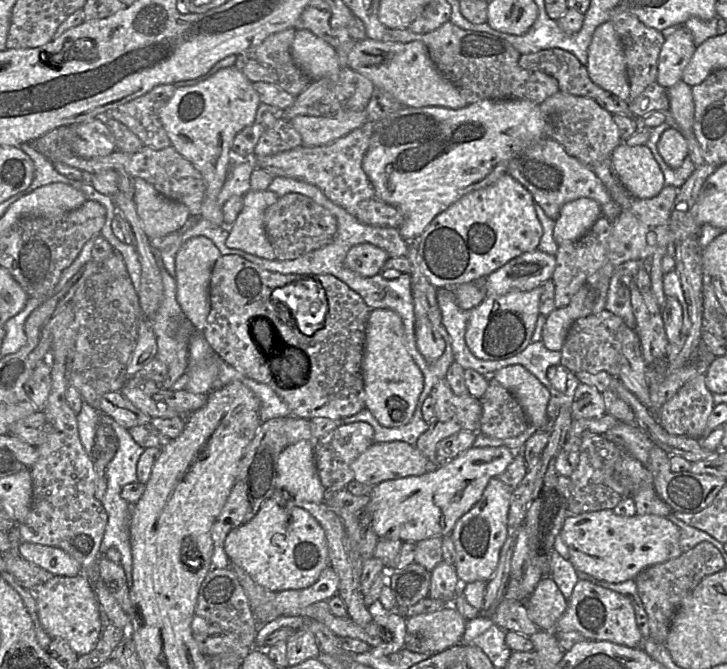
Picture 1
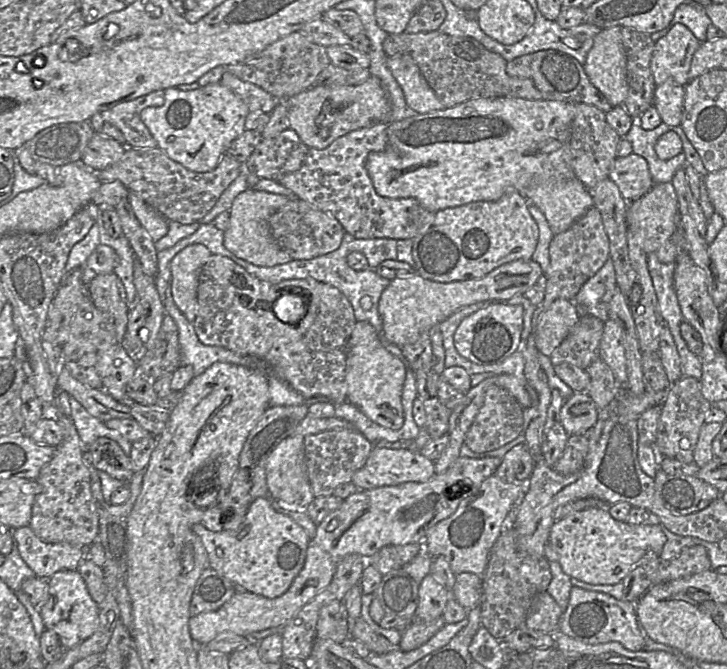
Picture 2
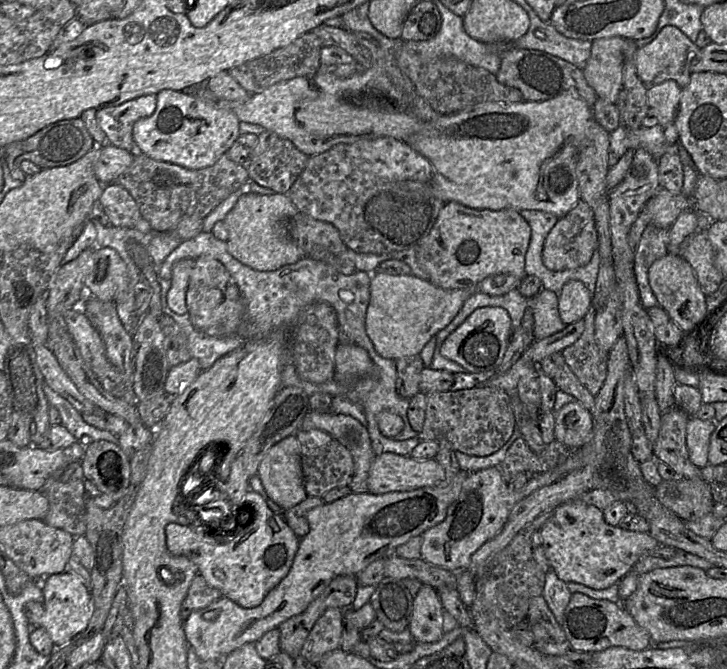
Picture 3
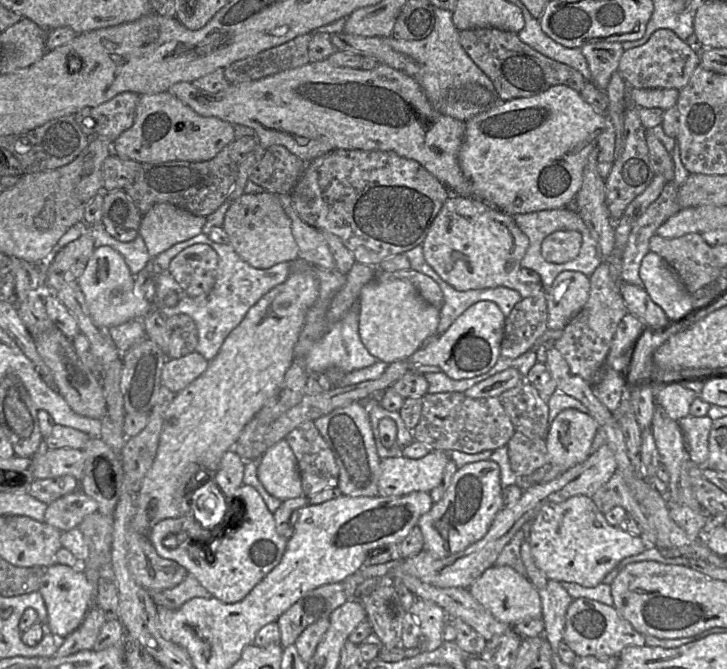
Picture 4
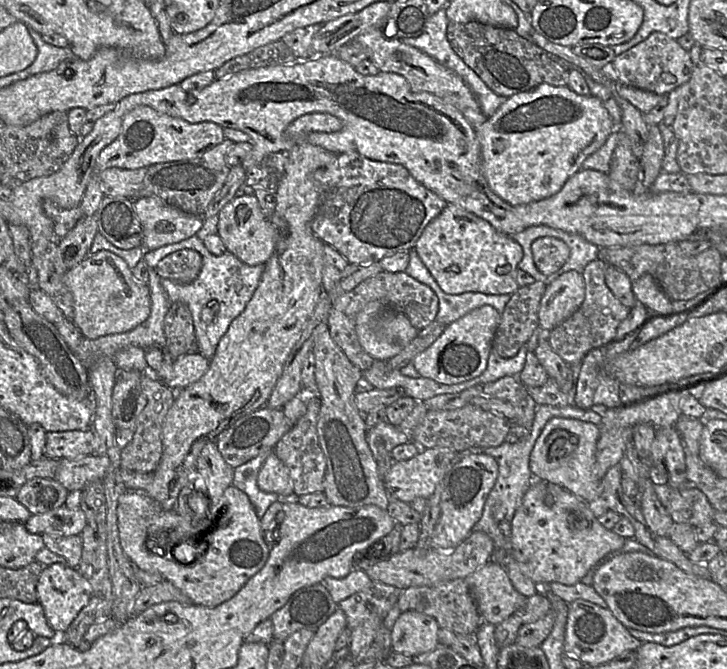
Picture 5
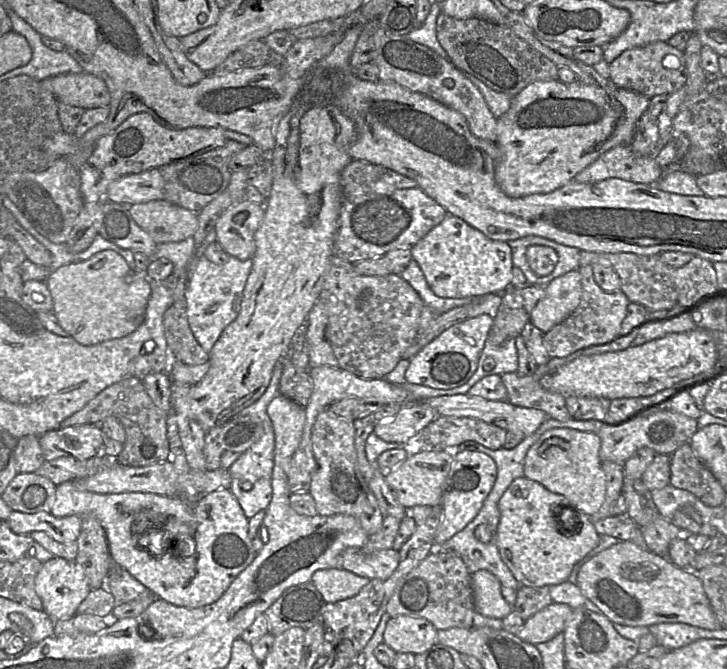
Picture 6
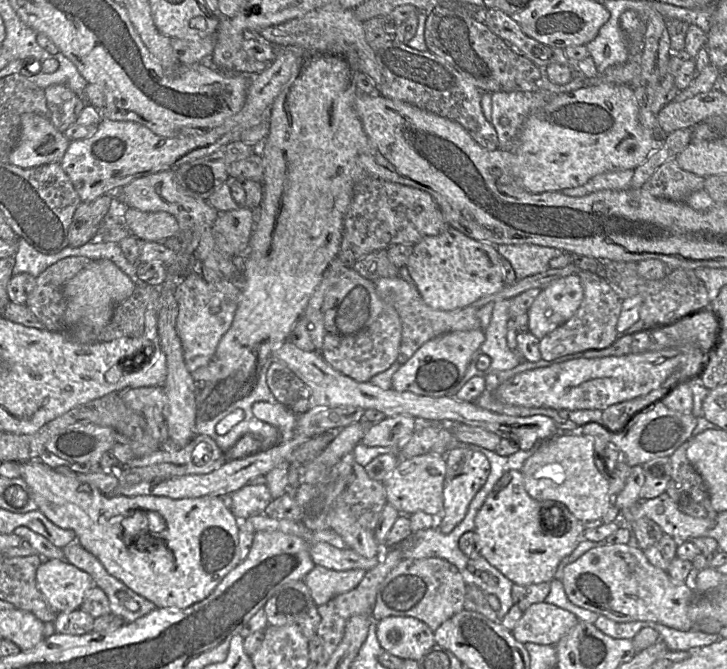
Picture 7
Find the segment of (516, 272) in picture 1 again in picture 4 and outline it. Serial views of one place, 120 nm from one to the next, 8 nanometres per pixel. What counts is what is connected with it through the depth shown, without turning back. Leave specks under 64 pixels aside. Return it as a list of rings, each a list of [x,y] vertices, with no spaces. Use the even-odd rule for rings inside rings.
[[[373,279],[366,283],[358,297],[359,336],[379,361],[388,364],[408,359],[421,348],[422,341],[437,333],[440,309],[425,301],[412,283],[404,279]]]

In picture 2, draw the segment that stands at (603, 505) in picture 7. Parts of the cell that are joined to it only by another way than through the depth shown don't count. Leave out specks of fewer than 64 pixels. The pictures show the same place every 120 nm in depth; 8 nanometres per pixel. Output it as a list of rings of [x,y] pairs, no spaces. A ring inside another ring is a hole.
[[[574,392],[562,406],[560,424],[569,435],[583,435],[598,421],[599,410],[588,393]]]

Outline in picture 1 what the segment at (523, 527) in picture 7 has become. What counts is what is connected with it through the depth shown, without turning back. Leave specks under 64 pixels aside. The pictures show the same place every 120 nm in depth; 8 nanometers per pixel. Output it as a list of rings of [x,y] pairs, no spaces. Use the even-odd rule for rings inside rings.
[[[601,510],[568,516],[561,529],[560,537],[568,548],[569,561],[576,571],[610,583],[635,579],[648,567],[678,558],[683,553],[679,544],[680,529],[667,518],[652,514],[635,514],[628,517],[617,515],[613,510]]]

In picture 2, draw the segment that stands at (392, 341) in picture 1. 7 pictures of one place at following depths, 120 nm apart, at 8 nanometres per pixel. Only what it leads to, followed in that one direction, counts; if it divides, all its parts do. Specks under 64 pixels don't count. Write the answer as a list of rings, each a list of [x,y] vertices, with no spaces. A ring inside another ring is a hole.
[[[367,321],[357,322],[347,344],[346,383],[347,402],[355,405],[372,421],[392,430],[400,429],[404,424],[402,391],[407,373],[406,363],[389,352],[382,343],[381,334]]]

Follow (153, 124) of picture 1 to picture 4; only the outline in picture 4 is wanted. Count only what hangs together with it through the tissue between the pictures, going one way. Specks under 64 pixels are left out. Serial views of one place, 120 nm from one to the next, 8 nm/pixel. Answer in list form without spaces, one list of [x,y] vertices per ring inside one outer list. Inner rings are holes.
[[[123,92],[92,108],[90,117],[95,122],[93,134],[115,141],[133,125],[140,96],[134,92]]]

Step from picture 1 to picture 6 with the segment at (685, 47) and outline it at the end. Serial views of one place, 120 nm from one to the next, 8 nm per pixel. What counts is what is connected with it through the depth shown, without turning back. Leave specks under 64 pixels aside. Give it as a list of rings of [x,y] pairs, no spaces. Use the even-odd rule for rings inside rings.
[[[656,41],[643,47],[635,47],[622,52],[617,58],[609,63],[609,79],[618,87],[638,92],[649,98],[668,94],[683,87],[688,78],[688,70],[684,59],[684,53],[665,41]],[[672,54],[680,61],[676,69],[667,69],[663,66],[666,55]]]

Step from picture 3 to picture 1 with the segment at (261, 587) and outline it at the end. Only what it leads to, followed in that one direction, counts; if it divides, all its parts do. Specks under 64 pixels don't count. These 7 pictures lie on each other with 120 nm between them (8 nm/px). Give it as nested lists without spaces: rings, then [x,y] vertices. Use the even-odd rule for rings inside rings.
[[[271,498],[261,504],[250,521],[230,530],[224,550],[231,566],[240,567],[273,592],[307,588],[330,566],[325,532],[317,520],[300,507],[283,507]]]

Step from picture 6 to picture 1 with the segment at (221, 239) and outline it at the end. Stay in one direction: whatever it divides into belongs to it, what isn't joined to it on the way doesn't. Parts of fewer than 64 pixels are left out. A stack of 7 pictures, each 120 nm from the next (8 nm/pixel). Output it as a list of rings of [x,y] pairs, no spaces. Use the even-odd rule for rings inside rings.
[[[270,190],[248,191],[243,196],[243,208],[229,227],[226,245],[260,258],[275,260],[276,255],[264,229],[264,212],[279,199]]]

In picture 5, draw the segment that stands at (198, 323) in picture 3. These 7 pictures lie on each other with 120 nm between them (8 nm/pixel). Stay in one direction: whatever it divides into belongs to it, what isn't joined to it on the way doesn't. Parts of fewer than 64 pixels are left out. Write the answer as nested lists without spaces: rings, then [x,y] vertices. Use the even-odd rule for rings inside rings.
[[[182,249],[164,257],[155,267],[160,278],[181,284],[193,281],[202,266],[201,255],[192,249]]]

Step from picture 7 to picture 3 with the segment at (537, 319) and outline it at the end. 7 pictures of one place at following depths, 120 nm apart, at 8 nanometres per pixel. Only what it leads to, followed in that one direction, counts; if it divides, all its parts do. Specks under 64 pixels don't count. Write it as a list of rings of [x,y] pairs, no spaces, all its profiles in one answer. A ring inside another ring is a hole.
[[[579,280],[566,282],[558,294],[559,315],[566,325],[583,319],[591,304],[591,292]]]

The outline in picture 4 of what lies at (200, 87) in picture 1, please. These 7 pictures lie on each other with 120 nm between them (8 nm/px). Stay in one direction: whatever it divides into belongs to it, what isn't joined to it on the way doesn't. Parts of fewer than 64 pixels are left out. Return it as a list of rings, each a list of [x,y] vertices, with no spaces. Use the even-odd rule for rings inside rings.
[[[168,91],[141,95],[133,125],[111,145],[111,153],[141,164],[168,161],[207,161],[235,140],[234,126],[216,117],[204,117]]]

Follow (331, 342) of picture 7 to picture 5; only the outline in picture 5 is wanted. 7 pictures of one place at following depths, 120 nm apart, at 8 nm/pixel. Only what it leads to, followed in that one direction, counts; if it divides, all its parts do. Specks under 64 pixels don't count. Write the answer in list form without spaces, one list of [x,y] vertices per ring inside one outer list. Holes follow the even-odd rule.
[[[325,244],[323,250],[322,291],[327,293],[332,301],[327,326],[331,338],[344,352],[350,362],[361,371],[368,369],[375,359],[366,353],[358,342],[355,330],[356,316],[369,302],[378,300],[388,307],[403,312],[411,324],[422,330],[436,320],[439,300],[435,292],[427,285],[403,272],[381,271],[367,278],[349,292],[343,292],[339,287],[339,279],[348,265],[348,261],[332,246]]]

